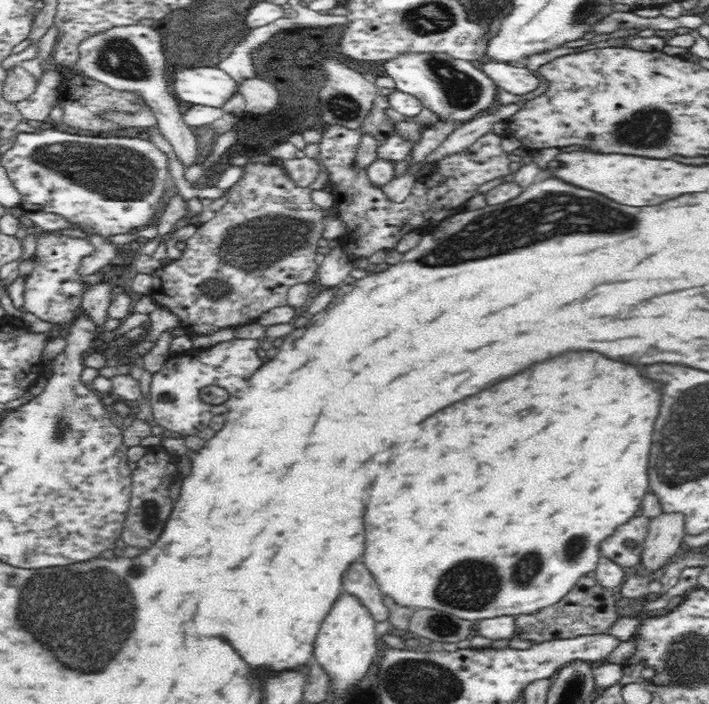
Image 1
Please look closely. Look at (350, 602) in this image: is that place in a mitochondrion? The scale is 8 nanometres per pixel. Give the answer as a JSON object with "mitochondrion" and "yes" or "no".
{"mitochondrion":"no"}

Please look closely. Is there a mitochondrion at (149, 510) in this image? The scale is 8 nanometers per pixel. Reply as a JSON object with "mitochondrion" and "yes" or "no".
{"mitochondrion":"yes"}

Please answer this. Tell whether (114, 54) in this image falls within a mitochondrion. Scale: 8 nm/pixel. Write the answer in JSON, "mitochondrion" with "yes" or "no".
{"mitochondrion":"yes"}

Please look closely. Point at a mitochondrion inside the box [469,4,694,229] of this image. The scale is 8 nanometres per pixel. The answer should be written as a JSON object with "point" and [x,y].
{"point":[651,128]}

